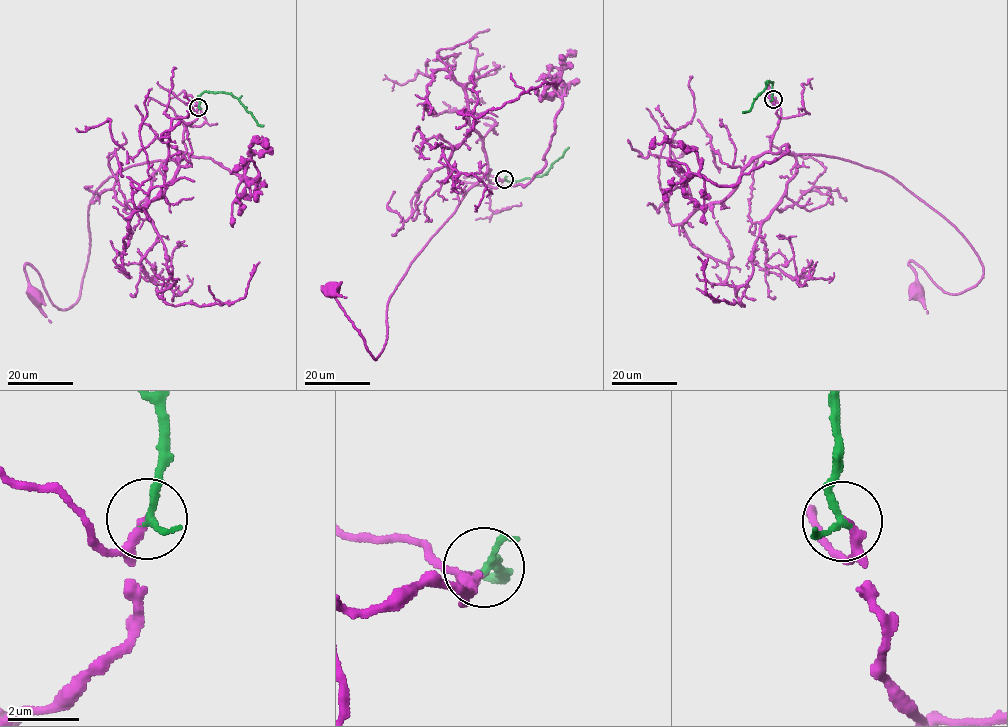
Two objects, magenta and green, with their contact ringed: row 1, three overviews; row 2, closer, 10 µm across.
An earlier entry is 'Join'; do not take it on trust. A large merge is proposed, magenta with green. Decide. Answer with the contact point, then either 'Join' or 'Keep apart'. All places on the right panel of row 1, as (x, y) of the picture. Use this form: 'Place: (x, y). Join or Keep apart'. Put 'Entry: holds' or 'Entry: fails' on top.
Entry: holds
Place: (773, 99). Join

